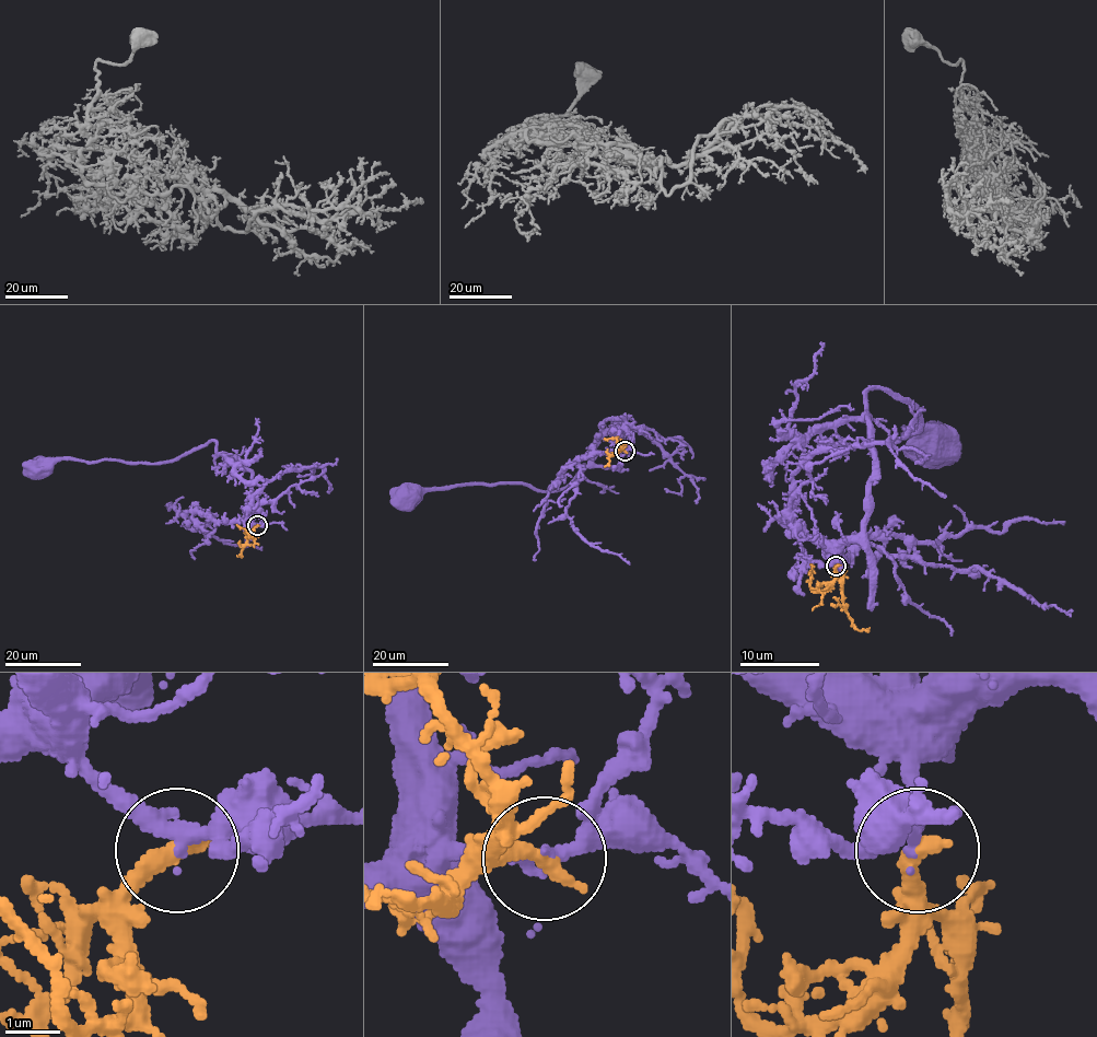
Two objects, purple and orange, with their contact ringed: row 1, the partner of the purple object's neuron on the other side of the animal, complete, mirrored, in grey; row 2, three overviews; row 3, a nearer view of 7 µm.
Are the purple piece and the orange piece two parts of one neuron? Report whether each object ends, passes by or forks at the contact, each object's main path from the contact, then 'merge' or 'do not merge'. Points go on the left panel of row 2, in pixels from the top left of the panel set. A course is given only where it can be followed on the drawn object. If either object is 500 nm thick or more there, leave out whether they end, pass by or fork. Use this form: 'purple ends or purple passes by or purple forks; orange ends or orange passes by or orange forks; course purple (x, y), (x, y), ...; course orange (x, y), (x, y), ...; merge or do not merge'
purple passes by; orange ends; course purple (257, 526), (249, 520), (252, 473), (234, 457), (221, 455), (213, 440), (155, 463), (57, 459), (43, 468); course orange (257, 526), (251, 532), (242, 556), (236, 556); do not merge

